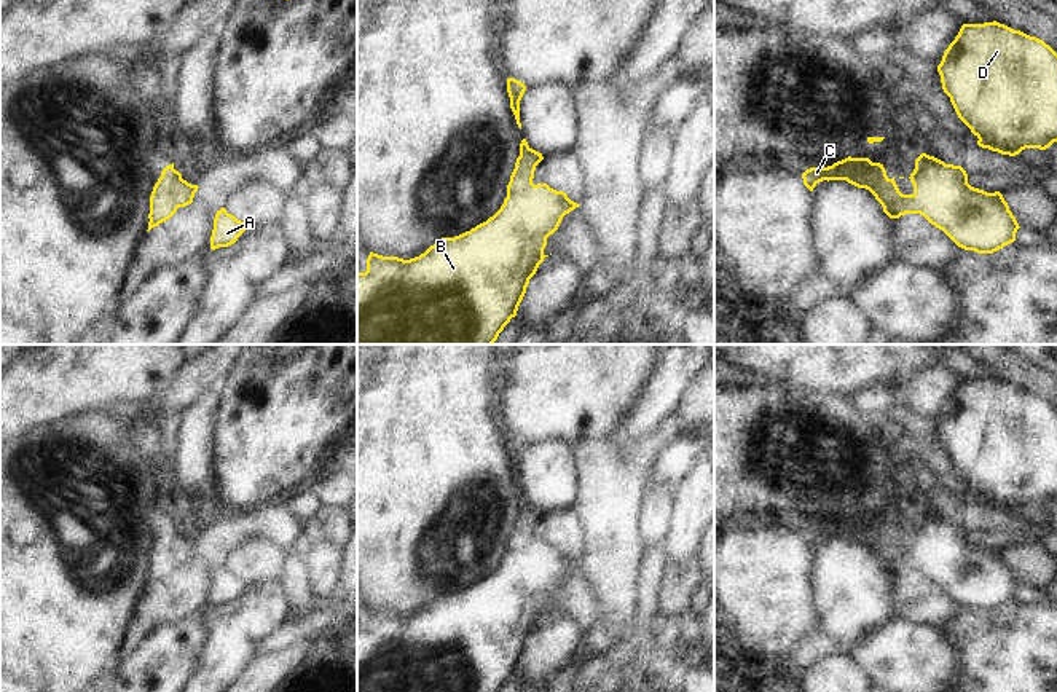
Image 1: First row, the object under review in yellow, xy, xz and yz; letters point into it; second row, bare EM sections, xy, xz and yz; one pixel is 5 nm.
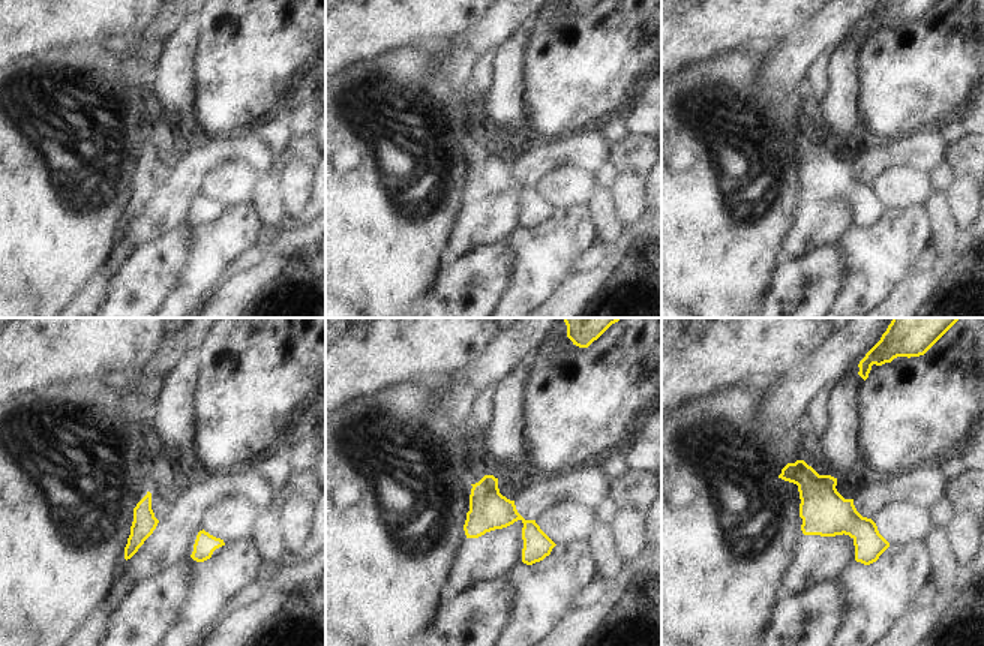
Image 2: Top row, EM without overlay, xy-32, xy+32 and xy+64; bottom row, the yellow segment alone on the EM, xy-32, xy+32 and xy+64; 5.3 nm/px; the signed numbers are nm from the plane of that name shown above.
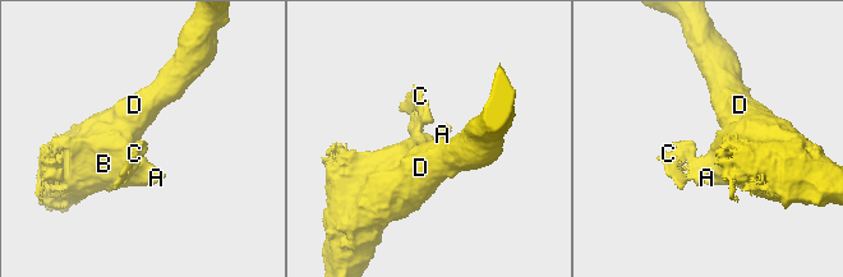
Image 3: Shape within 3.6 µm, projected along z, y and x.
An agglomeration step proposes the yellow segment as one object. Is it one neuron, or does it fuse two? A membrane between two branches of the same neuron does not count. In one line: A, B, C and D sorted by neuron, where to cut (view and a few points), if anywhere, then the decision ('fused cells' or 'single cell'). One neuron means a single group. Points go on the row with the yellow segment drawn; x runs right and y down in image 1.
A B C D | no cut | single cell

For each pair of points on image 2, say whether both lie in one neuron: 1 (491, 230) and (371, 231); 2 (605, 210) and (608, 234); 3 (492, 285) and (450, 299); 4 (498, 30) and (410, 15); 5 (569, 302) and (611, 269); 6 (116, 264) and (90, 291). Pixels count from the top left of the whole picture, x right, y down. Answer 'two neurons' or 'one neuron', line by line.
1: two neurons
2: one neuron
3: one neuron
4: two neurons
5: one neuron
6: one neuron

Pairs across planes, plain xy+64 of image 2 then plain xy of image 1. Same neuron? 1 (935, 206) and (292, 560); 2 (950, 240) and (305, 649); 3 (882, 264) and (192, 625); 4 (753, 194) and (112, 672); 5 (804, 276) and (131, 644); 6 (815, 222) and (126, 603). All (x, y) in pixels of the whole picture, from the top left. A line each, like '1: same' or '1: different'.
1: same
2: different
3: different
4: different
5: different
6: different

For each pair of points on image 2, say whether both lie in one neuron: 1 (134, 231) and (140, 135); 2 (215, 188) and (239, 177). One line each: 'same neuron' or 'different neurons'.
1: different neurons
2: same neuron

